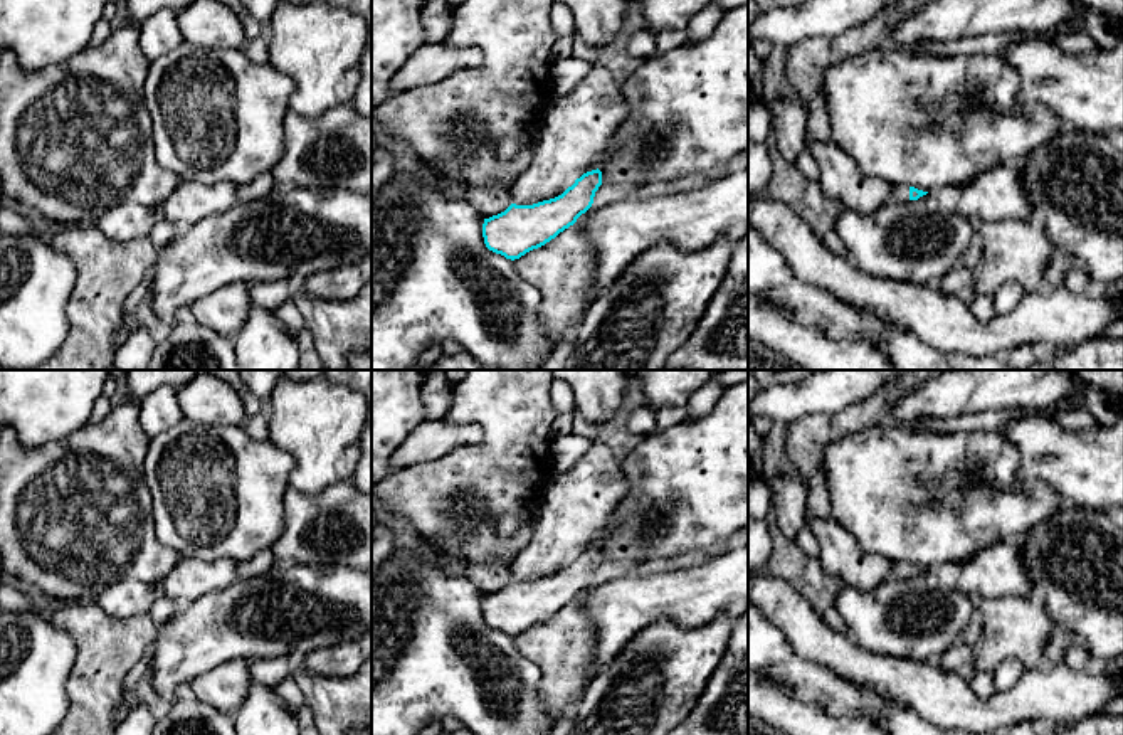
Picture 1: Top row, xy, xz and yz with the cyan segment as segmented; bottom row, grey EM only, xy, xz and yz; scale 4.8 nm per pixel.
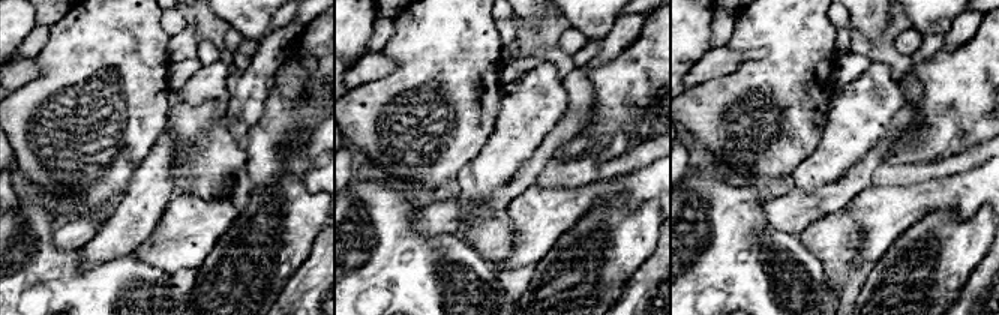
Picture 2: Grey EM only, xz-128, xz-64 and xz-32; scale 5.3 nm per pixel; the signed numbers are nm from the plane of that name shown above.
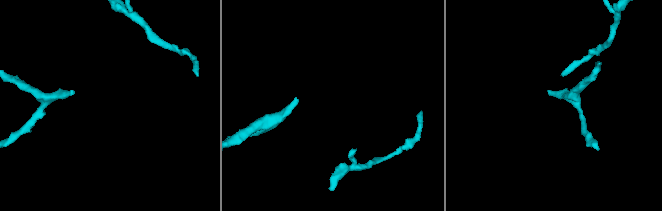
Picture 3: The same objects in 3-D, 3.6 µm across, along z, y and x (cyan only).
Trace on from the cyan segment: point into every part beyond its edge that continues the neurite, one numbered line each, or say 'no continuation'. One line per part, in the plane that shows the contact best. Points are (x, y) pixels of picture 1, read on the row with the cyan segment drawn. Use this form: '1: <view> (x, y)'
1: yz (901, 192)

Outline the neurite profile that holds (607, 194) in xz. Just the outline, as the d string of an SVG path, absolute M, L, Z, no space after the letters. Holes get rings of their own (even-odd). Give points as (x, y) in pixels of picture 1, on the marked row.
M698 175L693 178L681 178L672 183L646 183L646 185L602 183L595 192L592 207L585 214L617 202L651 200L664 195L677 195L683 192L703 188L711 180L713 178Z

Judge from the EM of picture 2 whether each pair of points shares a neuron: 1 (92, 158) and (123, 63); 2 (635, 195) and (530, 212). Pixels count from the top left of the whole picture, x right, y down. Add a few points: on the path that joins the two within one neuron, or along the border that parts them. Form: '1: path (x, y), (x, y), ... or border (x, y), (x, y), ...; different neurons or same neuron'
1: path (92, 134), (92, 116), (102, 101), (104, 87); same neuron
2: path (609, 189), (593, 192), (555, 210); same neuron

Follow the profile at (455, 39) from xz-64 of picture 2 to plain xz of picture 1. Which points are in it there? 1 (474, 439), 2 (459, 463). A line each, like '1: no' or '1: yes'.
1: no
2: yes

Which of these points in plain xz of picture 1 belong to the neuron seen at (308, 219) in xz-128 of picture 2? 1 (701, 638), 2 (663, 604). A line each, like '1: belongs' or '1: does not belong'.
1: belongs
2: does not belong

